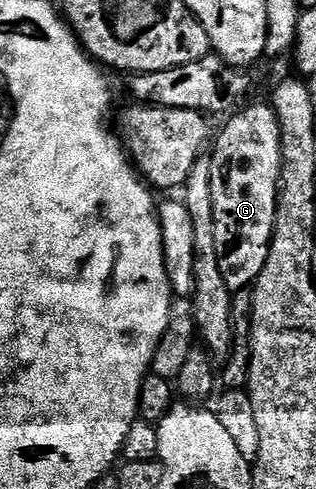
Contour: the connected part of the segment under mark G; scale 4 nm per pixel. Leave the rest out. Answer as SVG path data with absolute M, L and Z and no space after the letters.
M250 105L237 109L221 130L219 127L210 150L210 192L214 192L214 244L218 244L218 268L222 268L226 288L234 292L249 289L262 268L266 268L282 172L282 132L278 128L278 116L271 105Z

